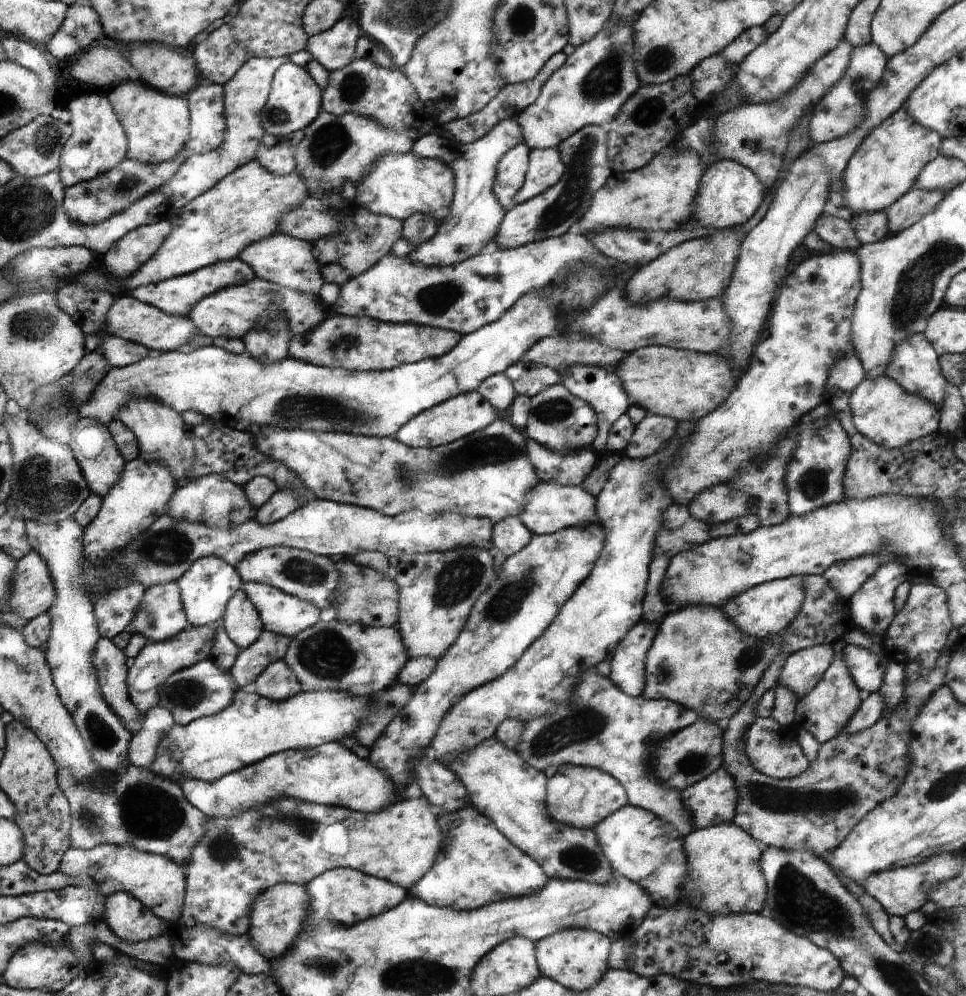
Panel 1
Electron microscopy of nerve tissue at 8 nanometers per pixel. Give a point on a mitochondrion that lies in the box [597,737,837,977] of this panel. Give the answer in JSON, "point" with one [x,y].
{"point":[693,764]}

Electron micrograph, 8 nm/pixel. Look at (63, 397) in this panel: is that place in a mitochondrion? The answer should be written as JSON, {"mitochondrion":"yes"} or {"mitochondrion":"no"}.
{"mitochondrion":"yes"}

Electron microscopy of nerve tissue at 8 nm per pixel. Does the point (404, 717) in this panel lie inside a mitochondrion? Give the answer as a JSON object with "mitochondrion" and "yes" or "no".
{"mitochondrion":"no"}

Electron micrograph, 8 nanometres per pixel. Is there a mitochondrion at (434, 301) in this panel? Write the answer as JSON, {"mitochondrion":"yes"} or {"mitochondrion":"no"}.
{"mitochondrion":"yes"}

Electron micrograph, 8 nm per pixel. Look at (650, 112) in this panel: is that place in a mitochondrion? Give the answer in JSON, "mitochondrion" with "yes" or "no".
{"mitochondrion":"yes"}

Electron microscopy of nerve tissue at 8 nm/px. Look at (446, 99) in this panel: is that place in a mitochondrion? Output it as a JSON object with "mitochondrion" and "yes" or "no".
{"mitochondrion":"no"}

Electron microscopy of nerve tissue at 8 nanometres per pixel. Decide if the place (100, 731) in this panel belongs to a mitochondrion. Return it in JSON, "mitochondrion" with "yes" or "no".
{"mitochondrion":"yes"}

